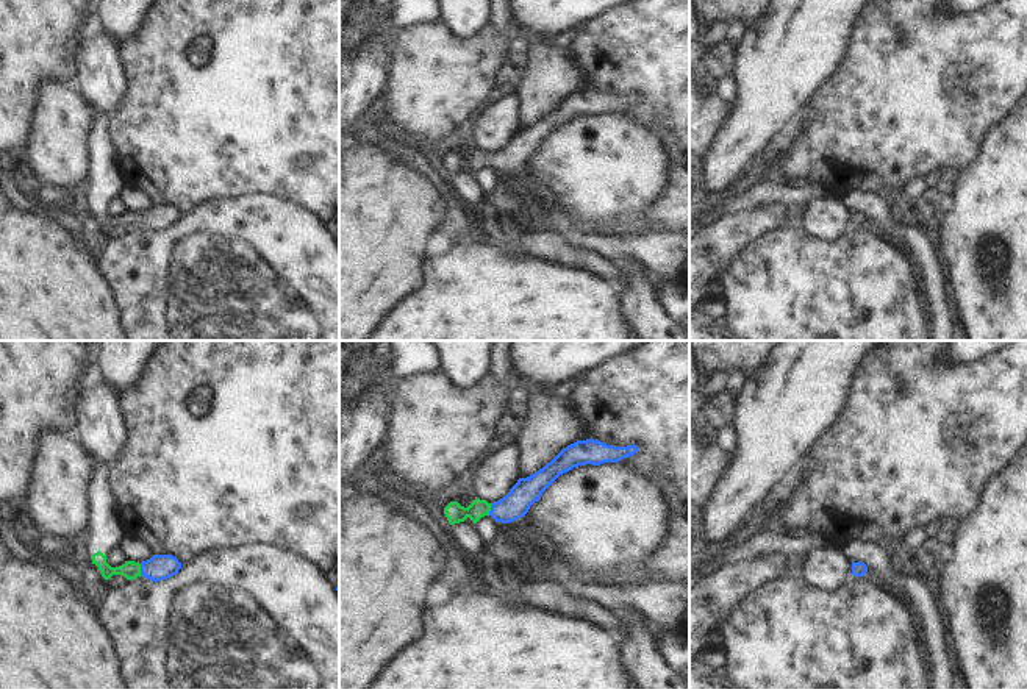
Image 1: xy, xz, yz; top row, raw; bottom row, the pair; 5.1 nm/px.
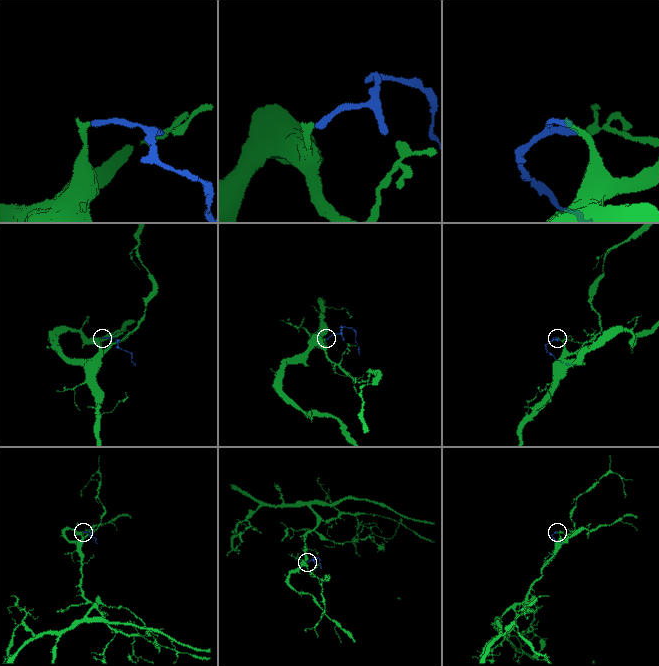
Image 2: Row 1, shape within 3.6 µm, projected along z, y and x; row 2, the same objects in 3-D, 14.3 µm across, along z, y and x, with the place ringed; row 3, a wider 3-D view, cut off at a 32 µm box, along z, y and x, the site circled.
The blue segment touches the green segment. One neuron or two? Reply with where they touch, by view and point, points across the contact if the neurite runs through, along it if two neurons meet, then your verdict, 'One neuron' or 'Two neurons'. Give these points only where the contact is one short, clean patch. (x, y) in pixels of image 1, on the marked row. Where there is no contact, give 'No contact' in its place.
Touches blue at xy (141, 571). One neuron

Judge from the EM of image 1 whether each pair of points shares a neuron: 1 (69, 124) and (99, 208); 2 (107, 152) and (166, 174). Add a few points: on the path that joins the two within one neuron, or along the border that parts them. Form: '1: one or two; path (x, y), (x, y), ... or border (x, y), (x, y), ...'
1: two; border (91, 142), (93, 172), (86, 194)
2: two; border (111, 121), (111, 138), (128, 183)

